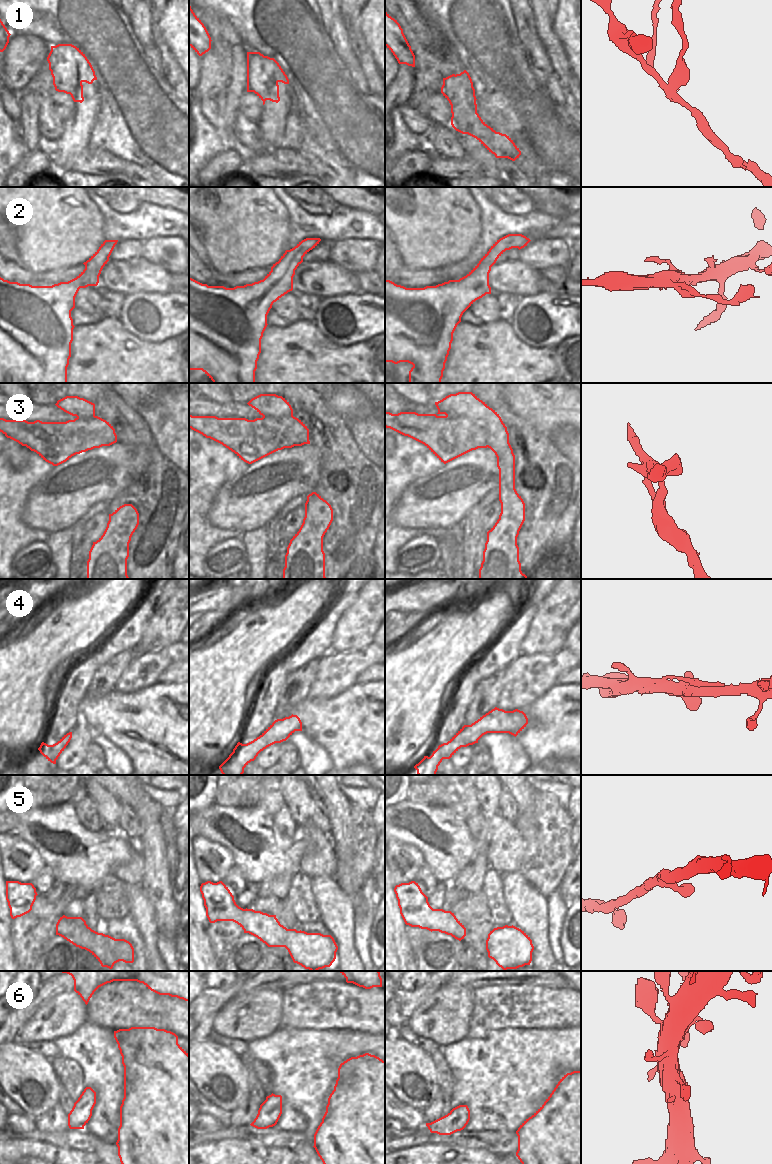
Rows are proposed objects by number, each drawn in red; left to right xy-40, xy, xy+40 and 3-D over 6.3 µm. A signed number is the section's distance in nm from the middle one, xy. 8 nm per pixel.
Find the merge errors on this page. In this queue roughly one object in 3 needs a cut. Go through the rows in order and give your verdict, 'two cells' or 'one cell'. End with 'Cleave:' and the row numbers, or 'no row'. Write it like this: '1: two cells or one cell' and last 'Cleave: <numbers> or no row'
1: two cells
2: two cells
3: two cells
4: one cell
5: one cell
6: one cell
Cleave: 1, 2, 3

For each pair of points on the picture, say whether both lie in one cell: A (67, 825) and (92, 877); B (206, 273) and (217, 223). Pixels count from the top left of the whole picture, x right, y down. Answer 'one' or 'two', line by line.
A: one
B: two

